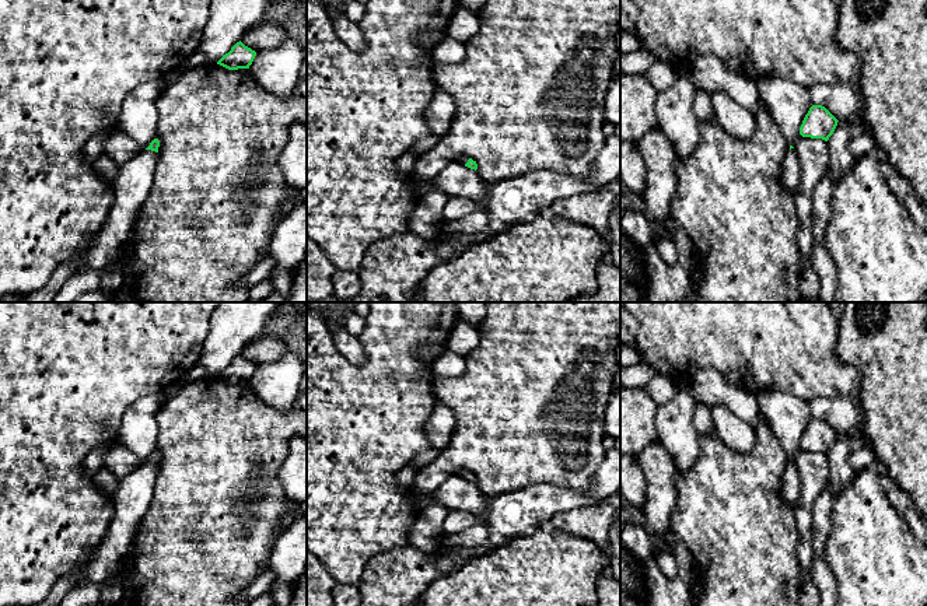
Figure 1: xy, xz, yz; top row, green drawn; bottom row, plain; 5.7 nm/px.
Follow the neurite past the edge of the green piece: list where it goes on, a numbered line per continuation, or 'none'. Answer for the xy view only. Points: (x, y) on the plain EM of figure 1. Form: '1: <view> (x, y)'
1: xy (132, 498)

